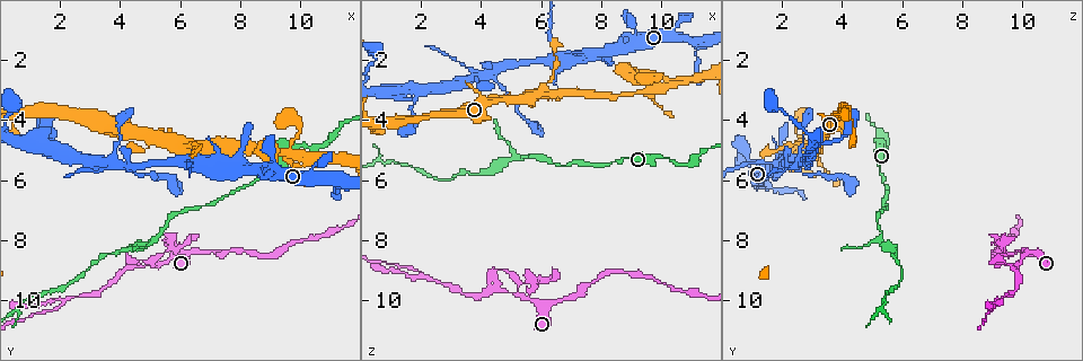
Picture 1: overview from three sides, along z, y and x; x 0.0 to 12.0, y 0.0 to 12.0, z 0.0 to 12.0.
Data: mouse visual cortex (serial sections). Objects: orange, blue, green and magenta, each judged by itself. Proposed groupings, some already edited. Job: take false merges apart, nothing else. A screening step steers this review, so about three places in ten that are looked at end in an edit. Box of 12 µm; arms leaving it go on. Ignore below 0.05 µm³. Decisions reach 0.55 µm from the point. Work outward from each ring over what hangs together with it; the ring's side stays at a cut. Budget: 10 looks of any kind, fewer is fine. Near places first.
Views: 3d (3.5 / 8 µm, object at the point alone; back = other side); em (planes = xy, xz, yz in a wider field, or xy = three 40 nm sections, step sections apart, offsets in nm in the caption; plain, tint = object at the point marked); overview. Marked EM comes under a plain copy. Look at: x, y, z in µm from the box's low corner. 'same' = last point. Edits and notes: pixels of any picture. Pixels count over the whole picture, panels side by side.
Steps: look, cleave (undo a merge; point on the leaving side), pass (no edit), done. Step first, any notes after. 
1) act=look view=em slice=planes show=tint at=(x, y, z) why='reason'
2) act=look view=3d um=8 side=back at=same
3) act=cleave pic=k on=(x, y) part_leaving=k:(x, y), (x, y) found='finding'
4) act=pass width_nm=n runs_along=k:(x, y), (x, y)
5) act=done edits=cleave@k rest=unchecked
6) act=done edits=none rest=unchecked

act=look view=3d um=8 at=(10.0, 5.1, 3.0) why='sharp bend'

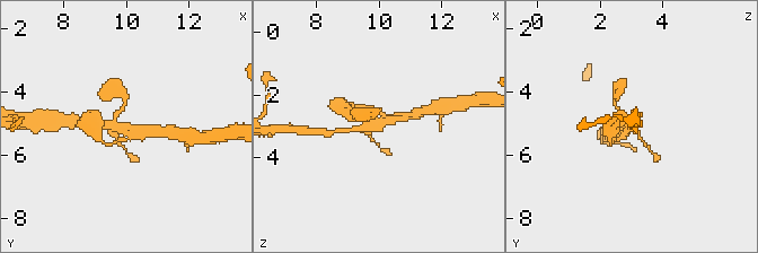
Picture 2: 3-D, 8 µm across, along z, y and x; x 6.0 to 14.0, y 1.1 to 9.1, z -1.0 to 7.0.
act=look view=3d um=3.5 at=(10.1, 5.2, 3.0)

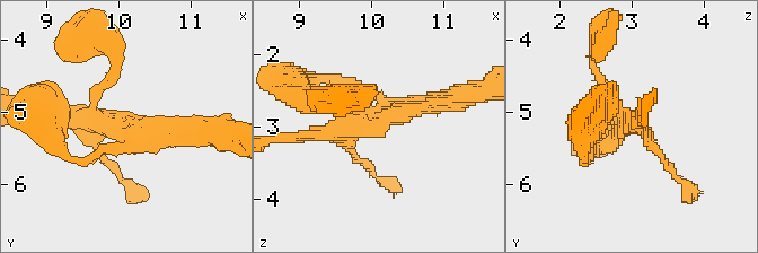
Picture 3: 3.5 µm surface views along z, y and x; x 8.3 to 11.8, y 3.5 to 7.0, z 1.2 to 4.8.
act=look view=em slice=xy step=2 show=tint at=(10.05, 5.15, 3.00) why='shape alone is not enough'

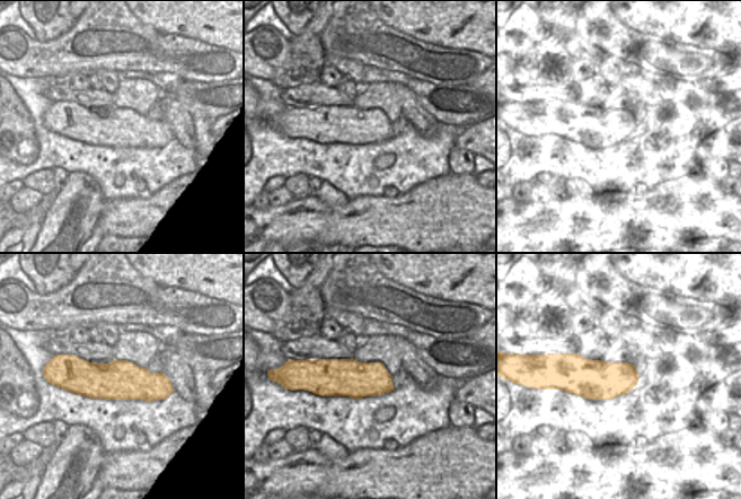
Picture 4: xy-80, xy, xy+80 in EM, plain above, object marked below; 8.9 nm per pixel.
act=pass runs_along=3:(302, 136), (372, 128), (444, 102) found='continuous, no second cell'

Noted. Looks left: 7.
act=look view=3d um=3.5 at=(4.6, 8.9, 9.6) why='narrows sharply'

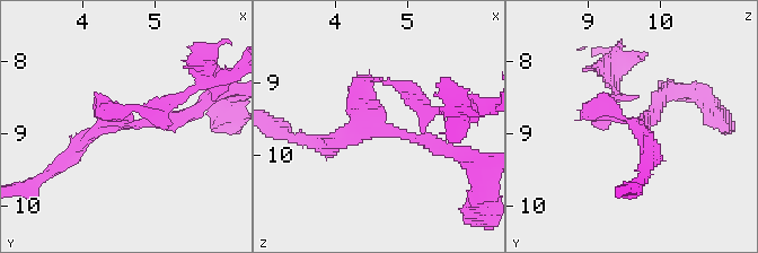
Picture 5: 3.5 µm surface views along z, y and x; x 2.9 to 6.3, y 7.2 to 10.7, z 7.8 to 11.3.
act=look view=em slice=xy step=1 show=tint at=(4.65, 8.85, 9.65) arms=3 arm_widths_nm=150,200,200

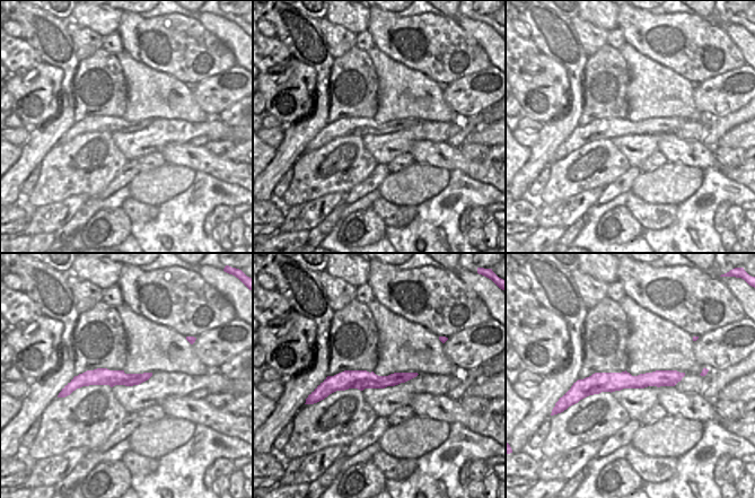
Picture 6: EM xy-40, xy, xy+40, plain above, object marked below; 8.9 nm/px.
act=cleave pic=5 on=(357, 81) part_leaving=5:(129, 120), (111, 112), (169, 98) found='two cells meet here'

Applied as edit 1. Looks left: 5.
act=look view=overview

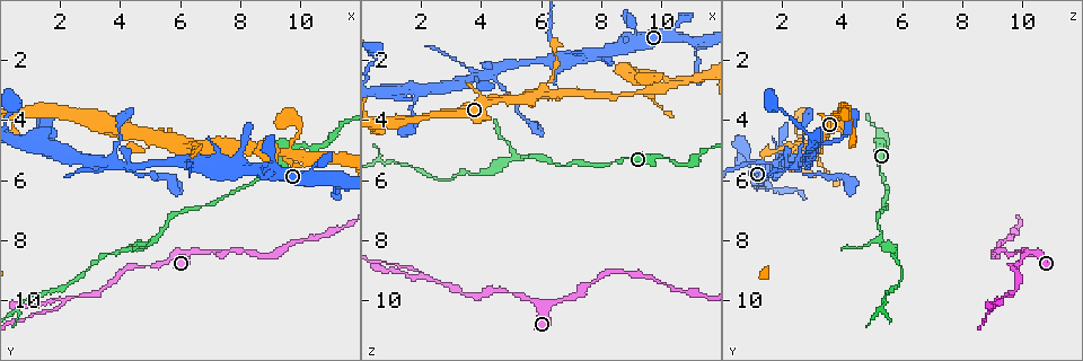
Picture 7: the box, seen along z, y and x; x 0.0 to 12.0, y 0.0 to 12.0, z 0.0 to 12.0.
act=look view=3d um=8 at=(2.1, 9.9, 9.2) why='a fork'

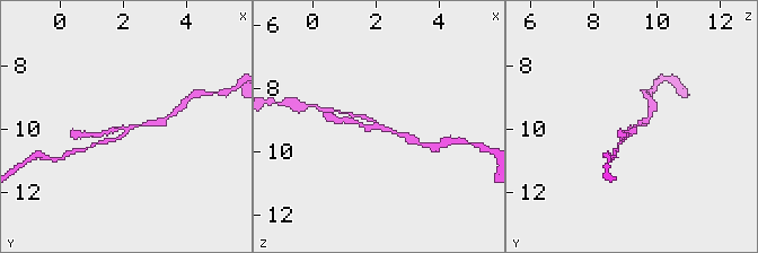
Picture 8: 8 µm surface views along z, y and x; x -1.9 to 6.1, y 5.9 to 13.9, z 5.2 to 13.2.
act=look view=3d um=3.5 at=(2.1, 10.0, 9.2) why='closer look'

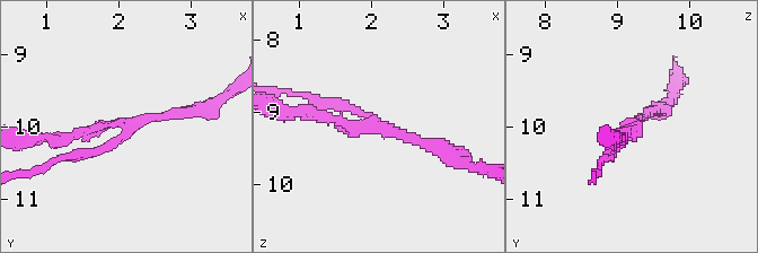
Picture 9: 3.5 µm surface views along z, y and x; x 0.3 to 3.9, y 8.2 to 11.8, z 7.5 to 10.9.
act=look view=em slice=planes show=tint at=(2.10, 10.00, 9.20)

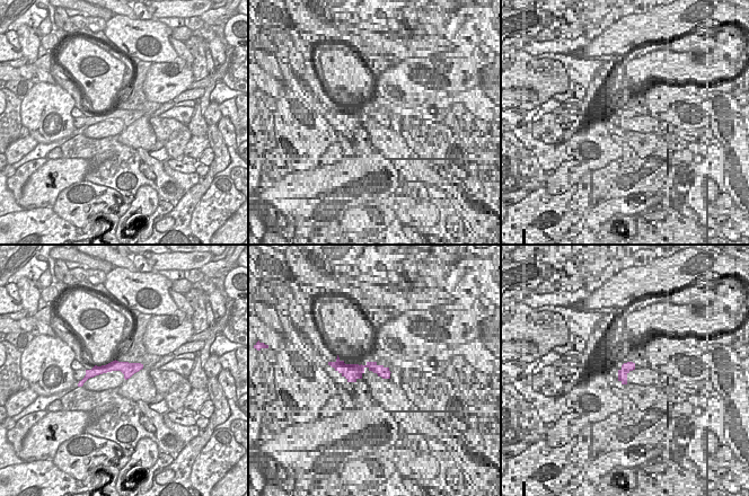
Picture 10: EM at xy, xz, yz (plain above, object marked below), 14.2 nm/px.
act=pass runs_along=9:(447, 150), (315, 113) found='continuous, no second cell'

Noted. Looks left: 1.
act=done edits=cleave@5 rest=unchecked

